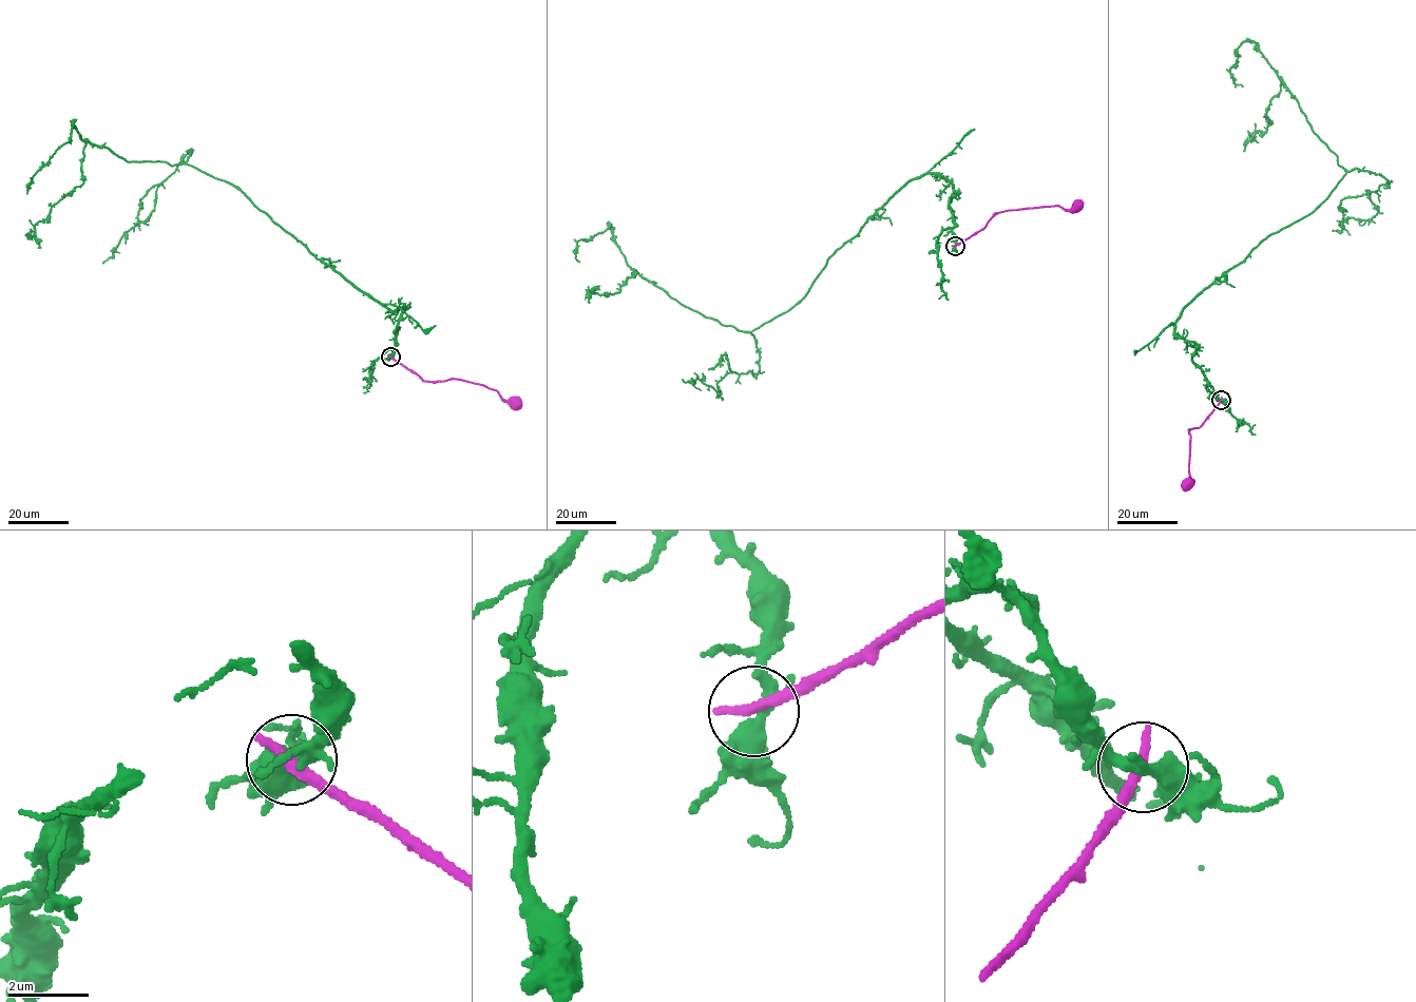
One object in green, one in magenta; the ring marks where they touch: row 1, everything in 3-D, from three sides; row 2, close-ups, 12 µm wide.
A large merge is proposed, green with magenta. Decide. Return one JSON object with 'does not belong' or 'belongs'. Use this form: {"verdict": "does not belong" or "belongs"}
{"verdict": "does not belong"}

